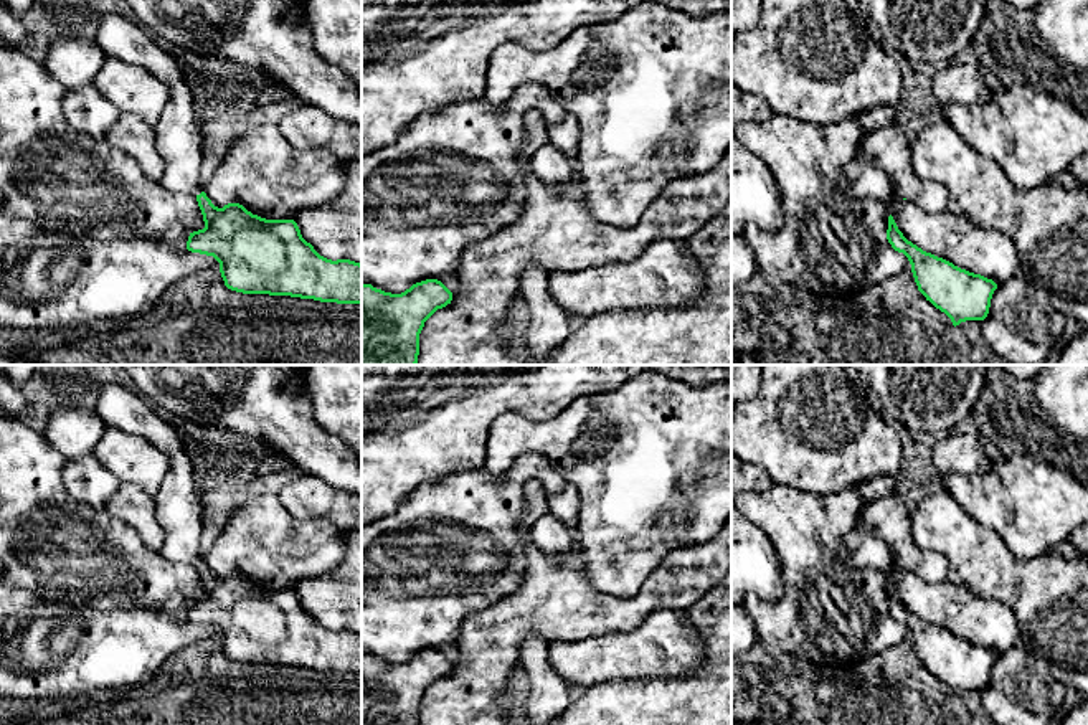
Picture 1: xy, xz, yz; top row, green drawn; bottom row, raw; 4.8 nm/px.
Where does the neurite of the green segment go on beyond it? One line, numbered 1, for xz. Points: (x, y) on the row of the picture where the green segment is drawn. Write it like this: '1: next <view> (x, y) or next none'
1: next none

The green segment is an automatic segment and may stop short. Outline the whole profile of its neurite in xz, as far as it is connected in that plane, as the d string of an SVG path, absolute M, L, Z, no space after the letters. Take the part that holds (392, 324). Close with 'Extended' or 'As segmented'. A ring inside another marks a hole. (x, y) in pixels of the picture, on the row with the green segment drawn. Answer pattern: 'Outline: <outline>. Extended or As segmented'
Outline: M438 279L401 294L362 284L362 365L416 365L424 322L451 301L452 292Z. As segmented

